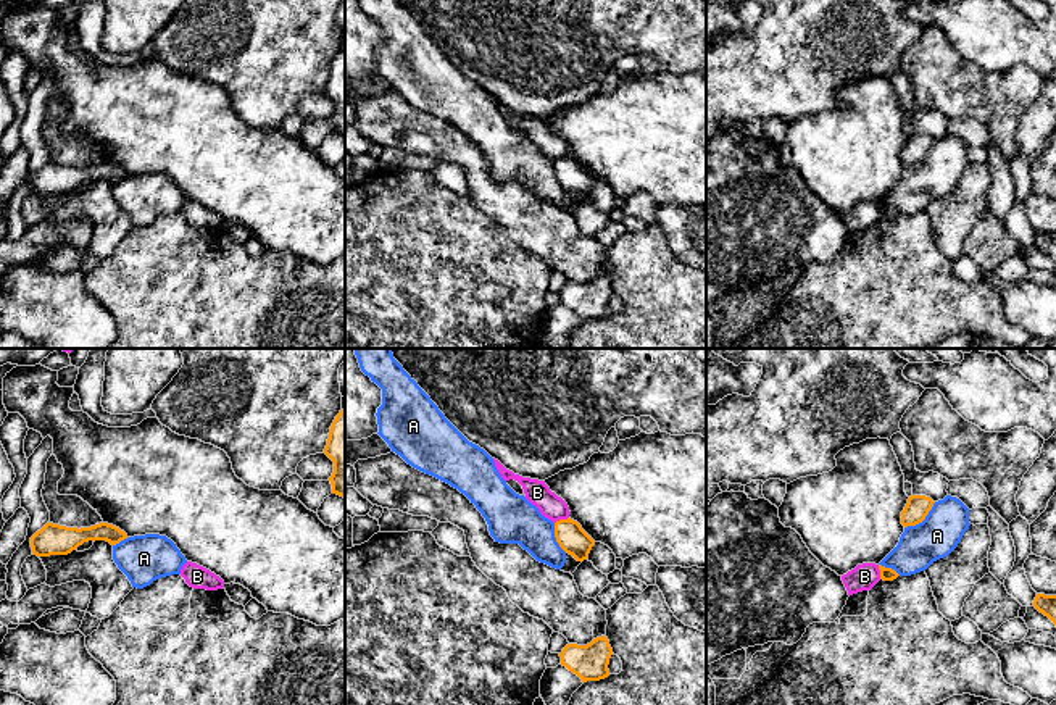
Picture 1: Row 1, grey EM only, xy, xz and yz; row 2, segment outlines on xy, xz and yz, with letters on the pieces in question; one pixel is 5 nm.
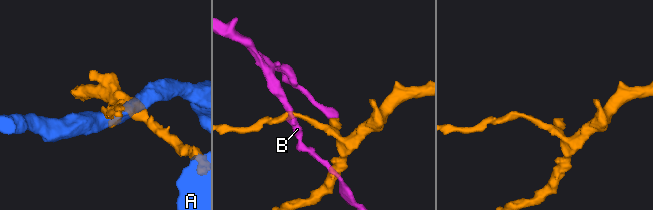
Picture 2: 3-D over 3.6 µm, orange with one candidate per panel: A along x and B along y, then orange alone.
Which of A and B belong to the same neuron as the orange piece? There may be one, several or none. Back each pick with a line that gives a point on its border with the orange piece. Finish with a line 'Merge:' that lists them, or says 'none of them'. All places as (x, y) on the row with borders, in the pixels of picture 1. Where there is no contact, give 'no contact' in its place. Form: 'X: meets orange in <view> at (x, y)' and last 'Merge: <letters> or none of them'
Merge: none of them

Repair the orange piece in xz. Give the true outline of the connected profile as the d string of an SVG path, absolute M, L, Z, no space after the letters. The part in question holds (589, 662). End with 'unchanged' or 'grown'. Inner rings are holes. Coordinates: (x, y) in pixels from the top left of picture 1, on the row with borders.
M605 636L593 639L587 645L567 644L559 653L561 665L577 674L582 682L608 678L611 655L613 649Z; unchanged

